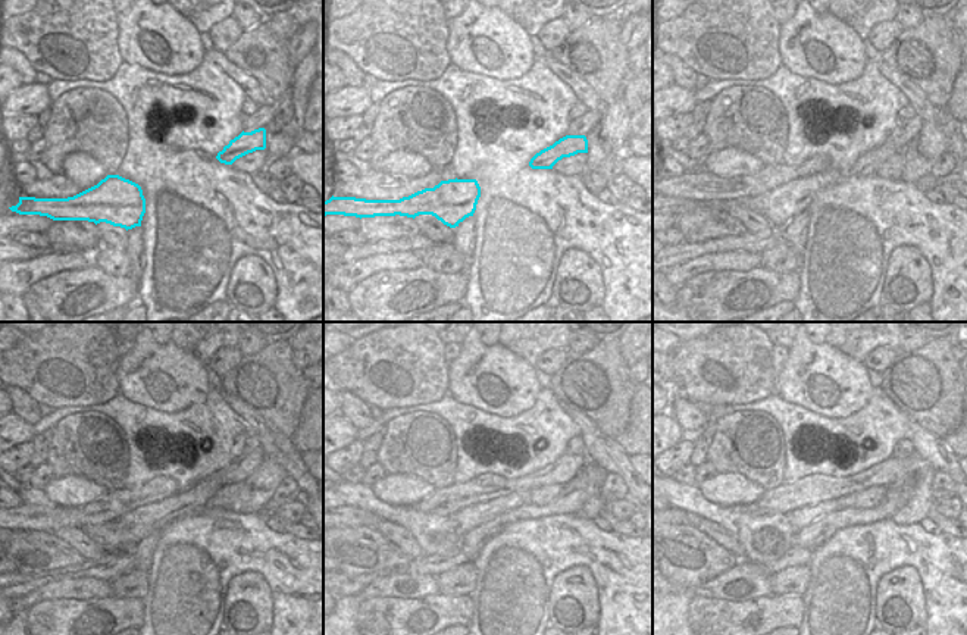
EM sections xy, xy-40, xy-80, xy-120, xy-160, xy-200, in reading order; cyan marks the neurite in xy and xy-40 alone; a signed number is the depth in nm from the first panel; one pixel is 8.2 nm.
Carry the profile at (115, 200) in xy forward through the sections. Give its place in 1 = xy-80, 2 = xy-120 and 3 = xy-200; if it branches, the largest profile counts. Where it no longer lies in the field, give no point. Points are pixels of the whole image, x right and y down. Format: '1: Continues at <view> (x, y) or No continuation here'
1: Continues at xy-80 (779, 205)
2: Continues at xy-120 (122, 534)
3: Continues at xy-200 (806, 515)

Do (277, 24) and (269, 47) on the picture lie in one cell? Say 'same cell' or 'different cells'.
different cells

